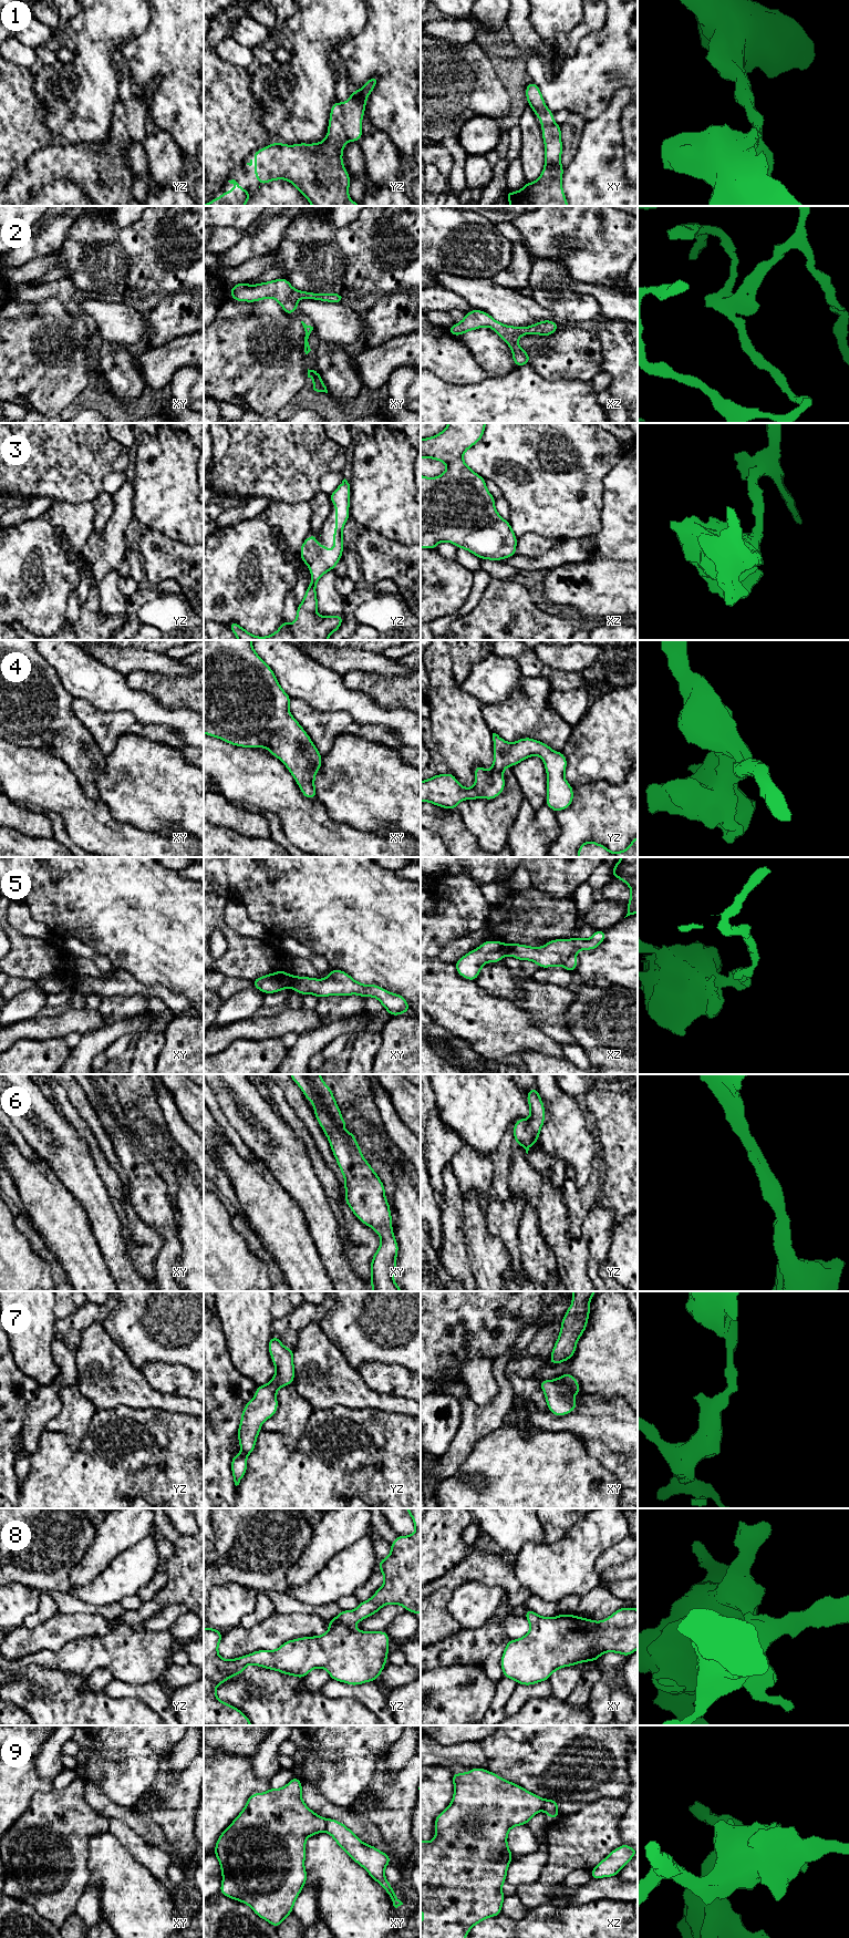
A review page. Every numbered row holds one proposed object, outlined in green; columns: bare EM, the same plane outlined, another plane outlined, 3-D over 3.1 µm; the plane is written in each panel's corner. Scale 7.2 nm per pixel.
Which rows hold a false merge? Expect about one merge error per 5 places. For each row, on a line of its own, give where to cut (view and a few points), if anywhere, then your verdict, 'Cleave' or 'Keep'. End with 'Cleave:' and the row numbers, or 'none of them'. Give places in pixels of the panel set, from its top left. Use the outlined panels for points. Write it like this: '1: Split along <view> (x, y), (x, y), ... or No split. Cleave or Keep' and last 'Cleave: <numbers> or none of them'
1: No split. Keep
2: No split. Keep
3: No split. Keep
4: No split. Keep
5: No split. Keep
6: No split. Keep
7: No split. Keep
8: No split. Keep
9: Split along xy (328, 1820), (324, 1830). Cleave
Cleave: 9

